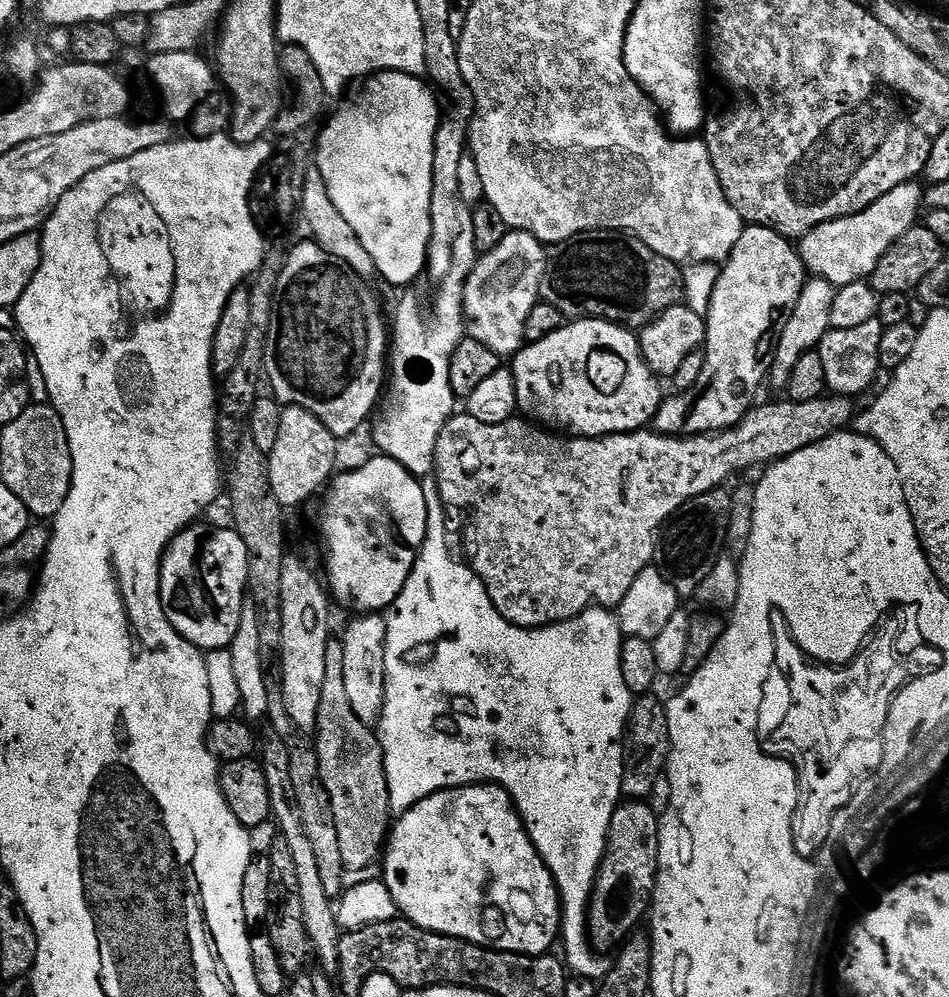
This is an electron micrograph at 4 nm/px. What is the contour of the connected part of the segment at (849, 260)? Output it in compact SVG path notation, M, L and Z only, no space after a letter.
M919 183L894 186L890 194L886 194L878 202L874 202L866 210L856 212L852 216L843 216L841 220L831 220L806 235L799 237L798 251L805 269L813 277L825 280L834 285L853 284L859 280L867 281L872 275L874 266L902 238L902 234L917 227L921 219L924 192Z

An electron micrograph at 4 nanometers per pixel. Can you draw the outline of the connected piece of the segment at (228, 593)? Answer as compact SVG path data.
M196 522L179 532L164 551L160 562L160 597L170 626L186 642L205 653L231 649L234 634L242 622L242 610L248 592L248 551L246 542L236 533L235 527L207 528L204 522Z

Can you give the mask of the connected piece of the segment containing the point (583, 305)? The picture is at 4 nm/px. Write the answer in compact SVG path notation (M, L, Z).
M580 232L547 249L540 300L558 306L565 318L608 320L629 330L643 330L666 310L684 303L681 265L662 258L646 242L622 232Z

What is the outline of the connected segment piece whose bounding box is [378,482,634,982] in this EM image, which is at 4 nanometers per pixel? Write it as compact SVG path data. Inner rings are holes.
M428 482L424 484L424 497L426 498L426 506L428 507L428 529L426 530L426 538L424 544L420 547L420 553L416 556L416 565L410 574L410 578L406 578L406 586L402 586L402 594L398 594L398 598L394 598L394 602L386 610L384 621L386 622L386 696L384 705L382 706L382 714L380 715L380 723L378 725L378 735L380 745L382 746L382 754L384 755L384 769L386 770L386 782L390 790L390 806L393 813L403 814L414 807L420 800L432 796L435 792L445 792L448 788L464 788L467 784L498 784L501 788L506 789L510 794L510 798L516 804L516 809L520 812L520 817L524 820L524 828L528 831L528 836L532 839L532 845L536 848L536 853L546 862L546 866L550 870L550 874L556 880L556 889L560 892L560 935L559 943L564 943L564 952L562 951L562 959L566 965L567 971L573 976L581 976L587 980L603 981L608 974L610 960L607 955L601 954L597 949L593 948L591 940L588 939L588 902L592 898L592 888L596 885L596 871L600 868L600 859L604 856L604 848L608 844L608 827L610 826L610 818L616 812L618 805L622 800L622 774L624 773L624 730L628 726L628 716L632 713L632 701L634 694L626 686L626 678L622 678L622 646L625 642L625 635L620 630L620 621L615 611L606 608L587 608L582 614L575 616L573 620L563 620L557 624L548 624L544 628L519 628L510 623L506 618L502 618L502 614L498 614L498 610L494 606L494 602L490 598L490 594L486 590L486 586L477 578L475 572L467 563L459 564L452 557L452 552L448 549L448 536L444 533L444 512L446 513L446 505L440 499L440 490L435 483Z

